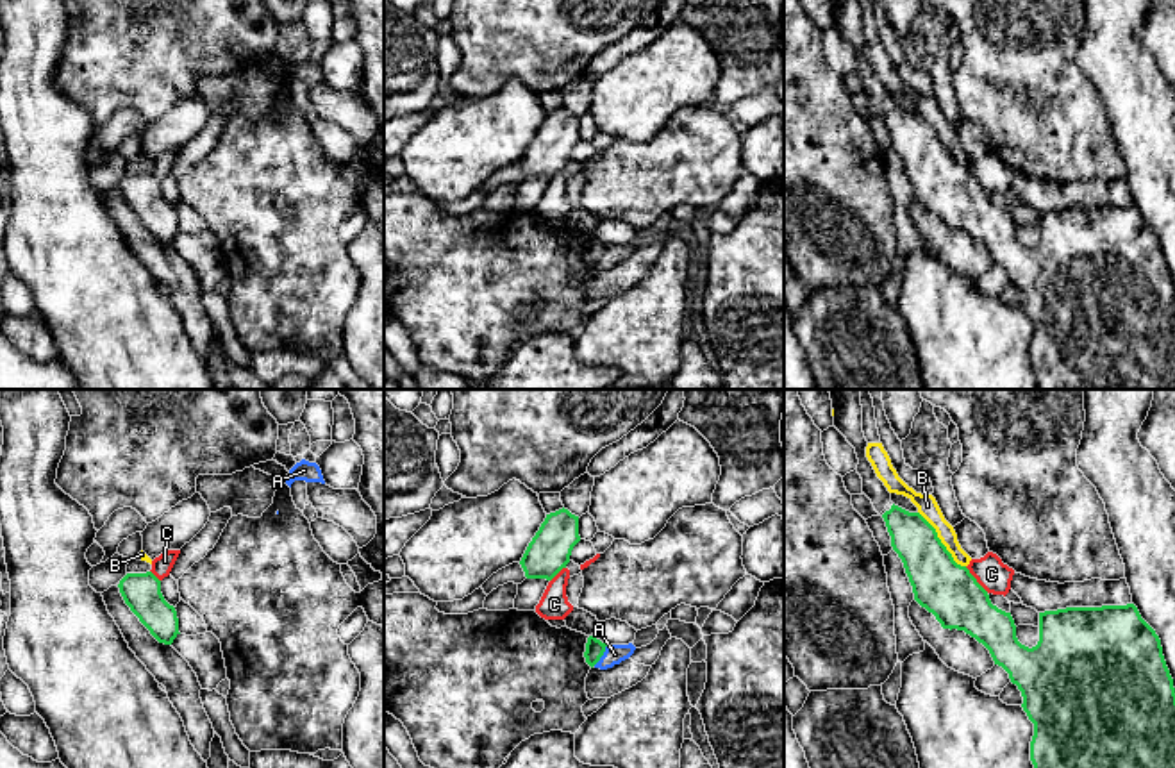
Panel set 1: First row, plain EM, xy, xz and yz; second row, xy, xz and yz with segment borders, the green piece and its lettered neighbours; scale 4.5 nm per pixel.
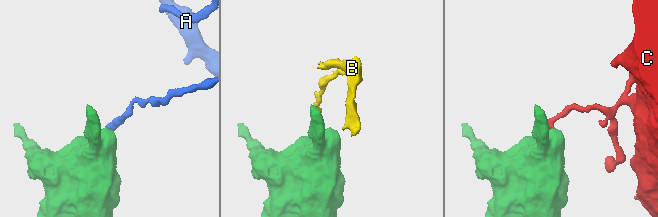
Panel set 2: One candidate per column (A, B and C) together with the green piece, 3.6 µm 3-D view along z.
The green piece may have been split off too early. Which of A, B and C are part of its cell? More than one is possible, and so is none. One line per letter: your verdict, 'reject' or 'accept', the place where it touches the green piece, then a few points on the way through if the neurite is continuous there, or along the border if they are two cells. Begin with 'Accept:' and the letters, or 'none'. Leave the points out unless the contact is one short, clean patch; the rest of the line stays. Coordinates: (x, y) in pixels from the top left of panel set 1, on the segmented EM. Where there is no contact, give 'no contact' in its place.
Accept: none
A: reject; contact xz (602, 654); border xz (608, 645), (593, 665)
B: reject; contact yz (940, 542); border yz (918, 511), (950, 556), (965, 567)
C: reject; contact yz (975, 579); border yz (965, 567), (988, 592)

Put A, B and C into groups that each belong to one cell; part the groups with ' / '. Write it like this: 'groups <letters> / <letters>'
groups A / B / C

